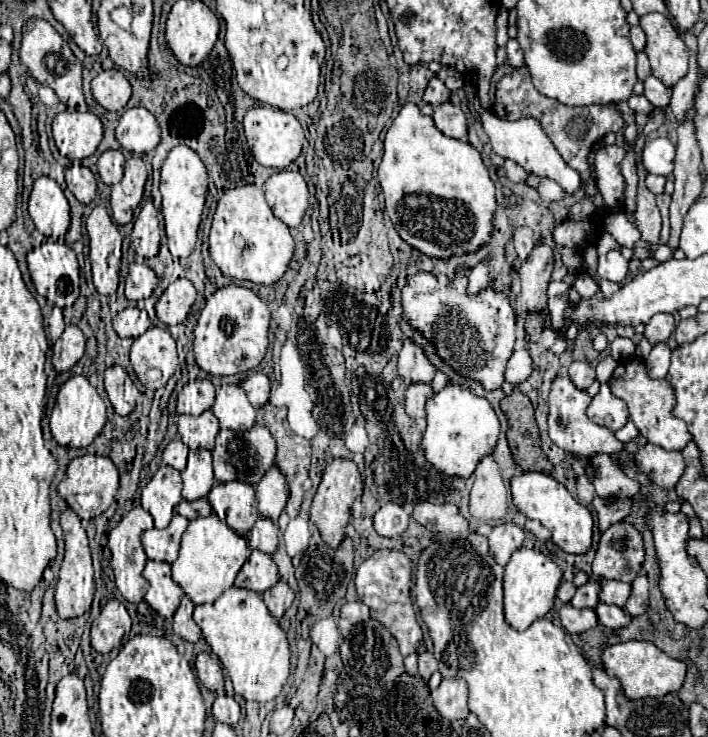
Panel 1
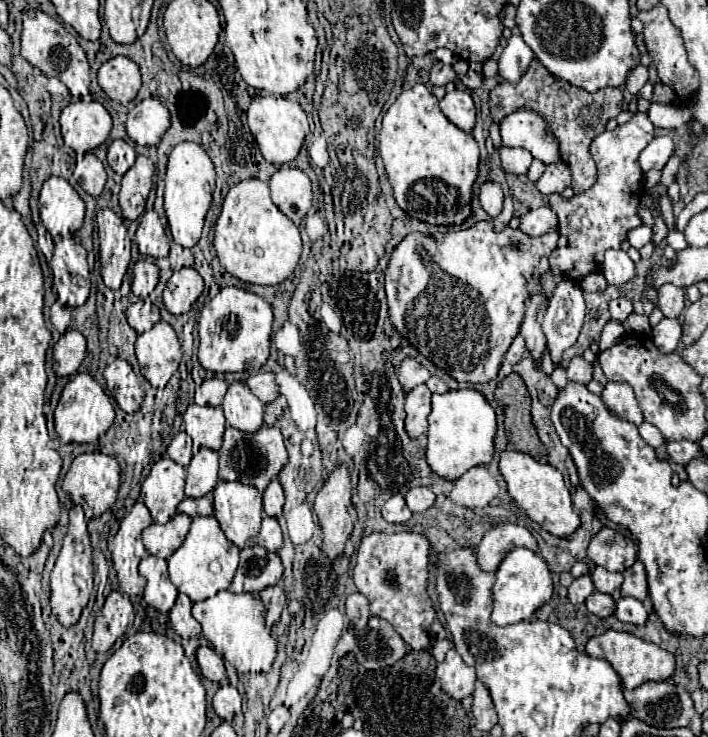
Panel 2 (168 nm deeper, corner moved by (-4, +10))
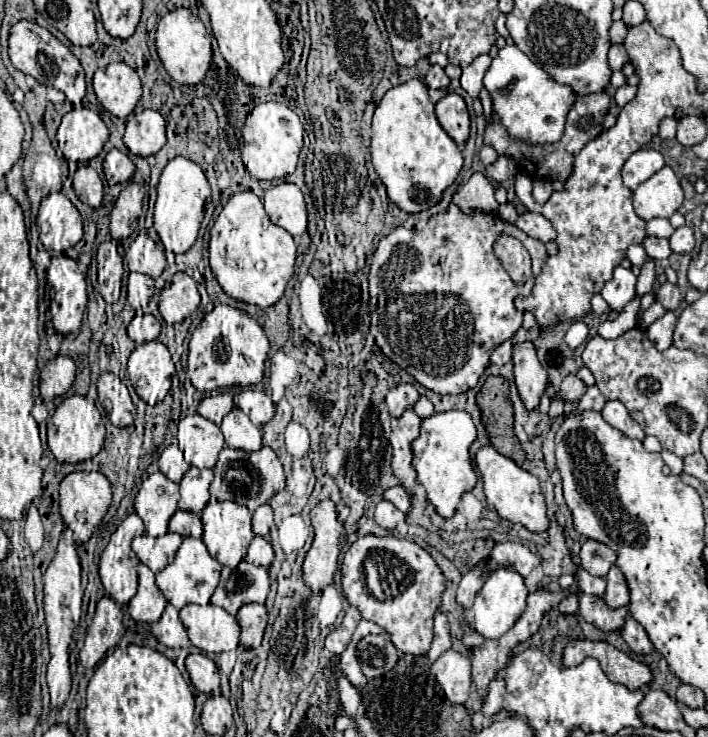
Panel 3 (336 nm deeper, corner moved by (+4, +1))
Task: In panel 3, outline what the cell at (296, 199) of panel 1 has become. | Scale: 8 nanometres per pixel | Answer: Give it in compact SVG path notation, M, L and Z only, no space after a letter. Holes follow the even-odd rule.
M280 182L268 188L264 194L264 208L270 220L292 236L302 236L306 232L306 202L302 190L296 184Z

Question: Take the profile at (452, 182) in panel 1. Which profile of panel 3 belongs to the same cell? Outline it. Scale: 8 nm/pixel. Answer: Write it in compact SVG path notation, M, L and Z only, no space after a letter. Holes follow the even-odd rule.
M412 78L404 84L392 86L380 104L374 110L372 118L372 164L384 182L388 190L388 198L396 202L404 212L422 212L440 202L442 192L456 180L460 168L462 168L462 154L456 146L456 142L442 130L442 126L436 120L434 114L434 102L428 98L428 88L420 78Z

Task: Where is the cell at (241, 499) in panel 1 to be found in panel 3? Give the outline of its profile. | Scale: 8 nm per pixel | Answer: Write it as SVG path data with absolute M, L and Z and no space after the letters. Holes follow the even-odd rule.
M210 500L208 506L202 512L202 540L208 548L208 552L222 564L222 566L238 566L248 550L250 540L254 538L252 532L252 524L250 524L252 514L246 510L246 506L238 506L236 502L218 502L218 500Z

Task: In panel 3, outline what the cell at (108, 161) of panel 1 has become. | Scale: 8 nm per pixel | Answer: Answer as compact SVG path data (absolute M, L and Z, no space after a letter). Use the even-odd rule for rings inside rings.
M112 148L104 158L104 174L108 184L126 184L134 176L134 162L128 158L128 154Z

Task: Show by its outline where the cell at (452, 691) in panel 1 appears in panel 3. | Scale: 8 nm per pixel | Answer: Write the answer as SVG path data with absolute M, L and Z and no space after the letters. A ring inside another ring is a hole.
M446 650L436 662L432 662L430 672L436 676L446 698L454 704L464 704L470 696L470 658L458 650Z

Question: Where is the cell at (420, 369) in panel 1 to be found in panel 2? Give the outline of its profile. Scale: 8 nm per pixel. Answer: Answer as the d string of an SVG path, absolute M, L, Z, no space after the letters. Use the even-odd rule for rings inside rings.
M406 357L398 369L398 379L404 391L414 389L414 385L426 383L430 379L430 373L426 367L422 367L414 357Z

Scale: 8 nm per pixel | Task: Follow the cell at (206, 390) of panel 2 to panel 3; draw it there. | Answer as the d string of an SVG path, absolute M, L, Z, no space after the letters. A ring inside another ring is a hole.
M220 392L220 394L212 394L212 396L206 396L200 406L198 406L198 414L212 420L214 424L220 424L222 418L234 408L234 402L232 402L232 396L228 392Z

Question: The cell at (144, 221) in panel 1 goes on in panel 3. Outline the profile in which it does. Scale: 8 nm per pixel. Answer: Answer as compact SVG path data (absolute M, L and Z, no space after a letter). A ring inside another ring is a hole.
M138 234L126 250L126 262L132 272L158 278L166 268L166 256L148 234Z

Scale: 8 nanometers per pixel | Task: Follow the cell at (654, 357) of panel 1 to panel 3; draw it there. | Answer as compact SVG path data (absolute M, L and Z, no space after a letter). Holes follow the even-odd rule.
M666 312L662 318L658 318L656 322L652 322L646 328L650 342L654 342L654 346L658 350L666 350L672 344L674 326L676 326L676 314L674 312Z

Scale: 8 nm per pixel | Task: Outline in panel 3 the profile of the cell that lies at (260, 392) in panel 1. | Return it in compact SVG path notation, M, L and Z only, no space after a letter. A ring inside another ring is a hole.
M248 388L234 396L234 404L256 424L264 426L274 418L274 402L264 390Z

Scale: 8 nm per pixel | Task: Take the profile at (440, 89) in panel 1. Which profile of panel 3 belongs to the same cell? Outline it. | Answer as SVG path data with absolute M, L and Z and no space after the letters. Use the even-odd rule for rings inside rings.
M434 64L434 66L430 66L430 70L426 72L424 82L426 82L426 86L428 86L428 88L448 88L450 78L446 76L446 72L444 72L444 68L442 68L442 66Z

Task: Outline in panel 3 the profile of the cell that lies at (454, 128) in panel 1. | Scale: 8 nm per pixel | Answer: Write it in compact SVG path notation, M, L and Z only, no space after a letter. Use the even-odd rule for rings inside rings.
M456 92L446 94L442 100L436 102L436 116L440 126L448 132L448 136L462 146L470 134L470 116L464 104L464 98Z

